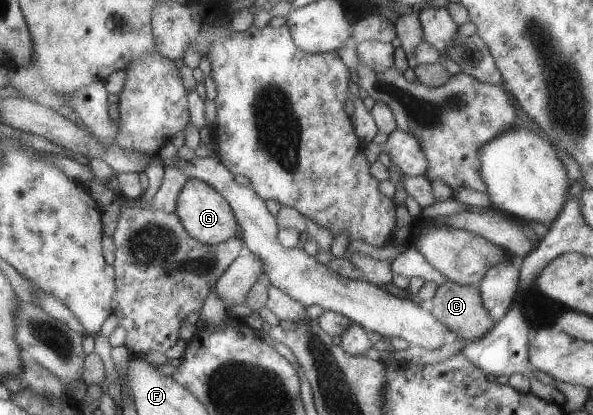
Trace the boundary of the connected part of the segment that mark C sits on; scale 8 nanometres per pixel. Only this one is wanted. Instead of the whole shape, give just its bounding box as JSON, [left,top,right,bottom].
[431,280,495,341]

